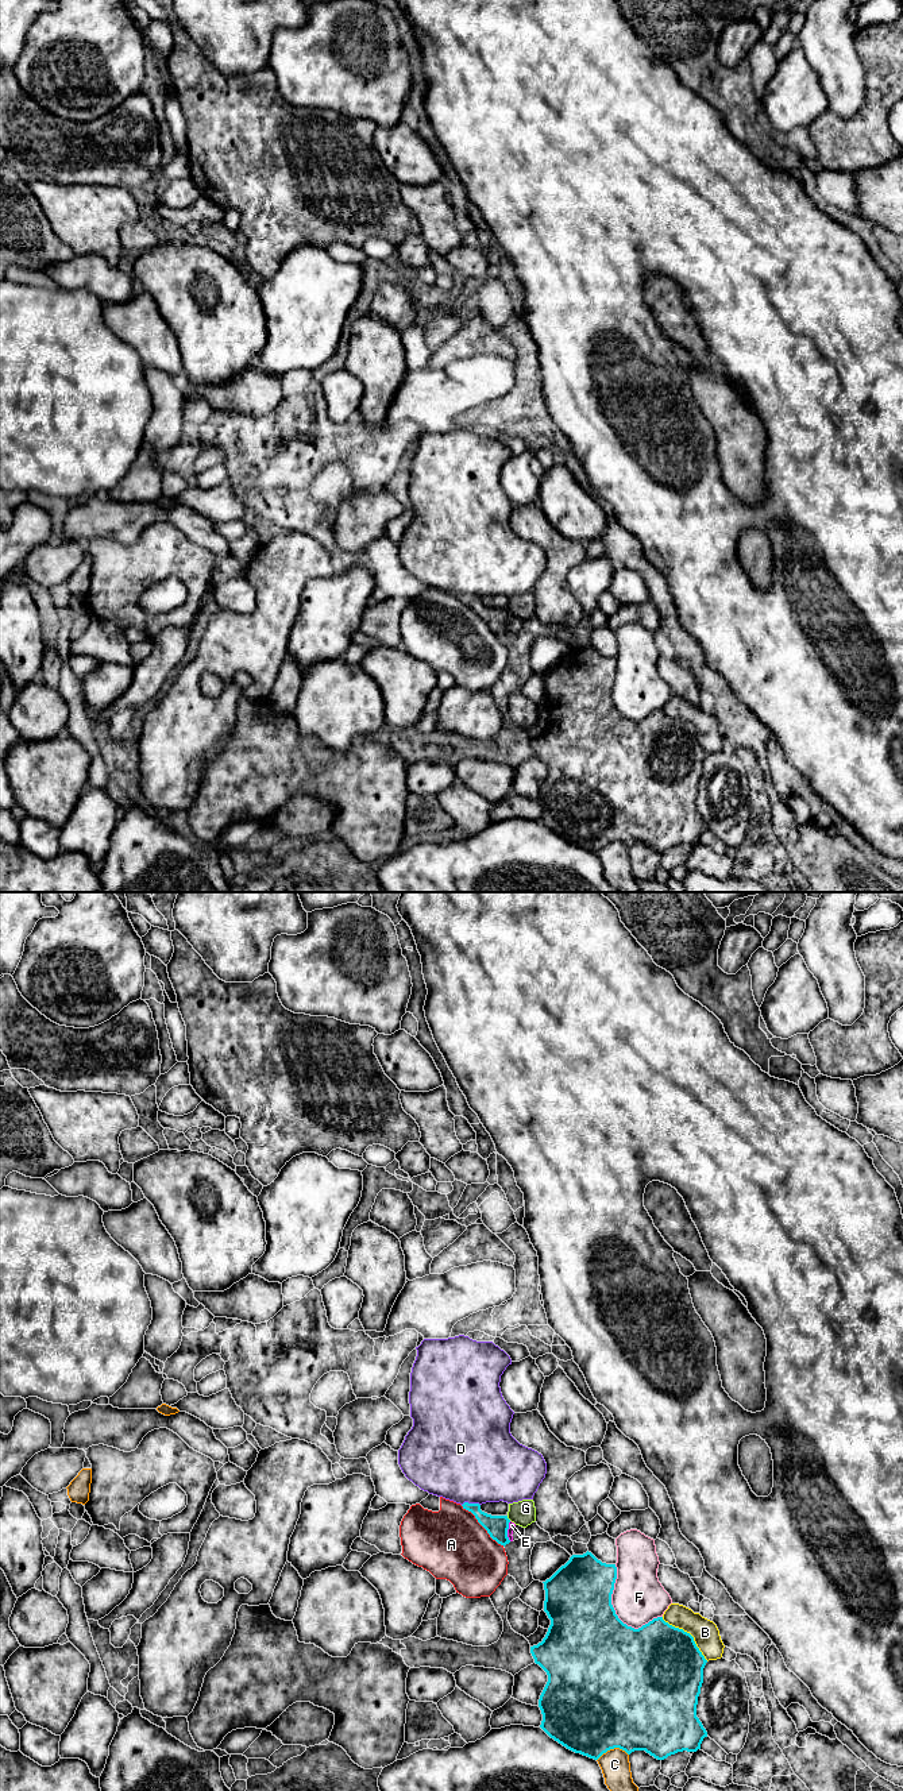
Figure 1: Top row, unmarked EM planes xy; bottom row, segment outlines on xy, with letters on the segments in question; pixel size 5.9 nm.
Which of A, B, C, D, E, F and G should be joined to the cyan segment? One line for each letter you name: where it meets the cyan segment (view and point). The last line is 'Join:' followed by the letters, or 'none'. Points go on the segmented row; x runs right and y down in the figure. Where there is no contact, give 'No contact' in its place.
Join: none

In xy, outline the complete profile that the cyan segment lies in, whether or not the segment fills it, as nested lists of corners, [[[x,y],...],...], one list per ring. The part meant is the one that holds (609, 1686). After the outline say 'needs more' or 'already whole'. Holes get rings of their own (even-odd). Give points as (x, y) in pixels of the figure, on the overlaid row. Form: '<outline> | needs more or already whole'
[[[587,1551],[583,1555],[572,1555],[543,1582],[544,1611],[551,1625],[543,1641],[530,1647],[535,1663],[548,1675],[539,1699],[543,1714],[540,1728],[567,1749],[594,1760],[614,1748],[628,1755],[645,1751],[657,1760],[683,1751],[696,1752],[707,1737],[706,1729],[696,1717],[707,1660],[690,1633],[669,1625],[663,1617],[653,1618],[638,1629],[624,1624],[611,1605],[615,1579],[615,1564],[602,1563]]] | already whole

